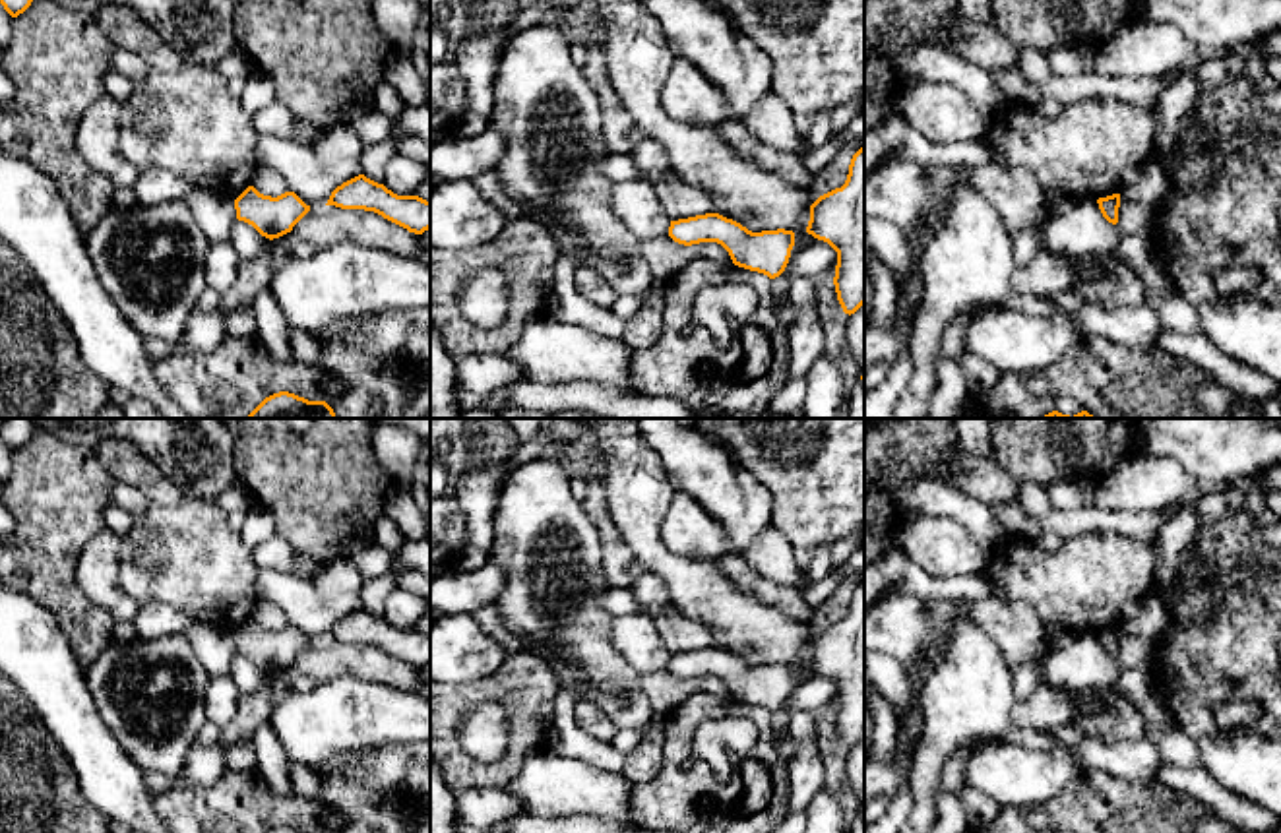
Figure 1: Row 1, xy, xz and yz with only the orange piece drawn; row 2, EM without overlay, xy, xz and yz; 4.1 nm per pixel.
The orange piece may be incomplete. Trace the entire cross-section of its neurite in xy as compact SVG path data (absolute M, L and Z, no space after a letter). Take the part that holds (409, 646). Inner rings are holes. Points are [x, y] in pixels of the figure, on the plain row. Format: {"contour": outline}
{"contour": "M364 608L337 620L326 639L374 645L415 668L430 663L430 635L419 630L397 630Z"}

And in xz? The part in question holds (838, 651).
{"contour": "M864 577L851 593L845 618L810 639L806 666L837 686L837 734L845 748L855 748L864 738Z"}

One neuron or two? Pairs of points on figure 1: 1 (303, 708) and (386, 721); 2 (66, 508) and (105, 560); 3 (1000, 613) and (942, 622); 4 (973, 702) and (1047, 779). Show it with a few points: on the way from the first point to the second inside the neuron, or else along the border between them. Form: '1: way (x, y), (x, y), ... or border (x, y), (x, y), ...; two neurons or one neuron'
1: way (324, 715), (365, 715); one neuron
2: border (103, 527), (82, 551), (76, 582); two neurons
3: way (987, 613), (956, 611); one neuron
4: border (1002, 740), (1031, 750), (1059, 752); two neurons

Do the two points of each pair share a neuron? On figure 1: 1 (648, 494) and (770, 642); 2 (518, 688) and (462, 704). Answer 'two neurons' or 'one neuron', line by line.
1: one neuron
2: one neuron

